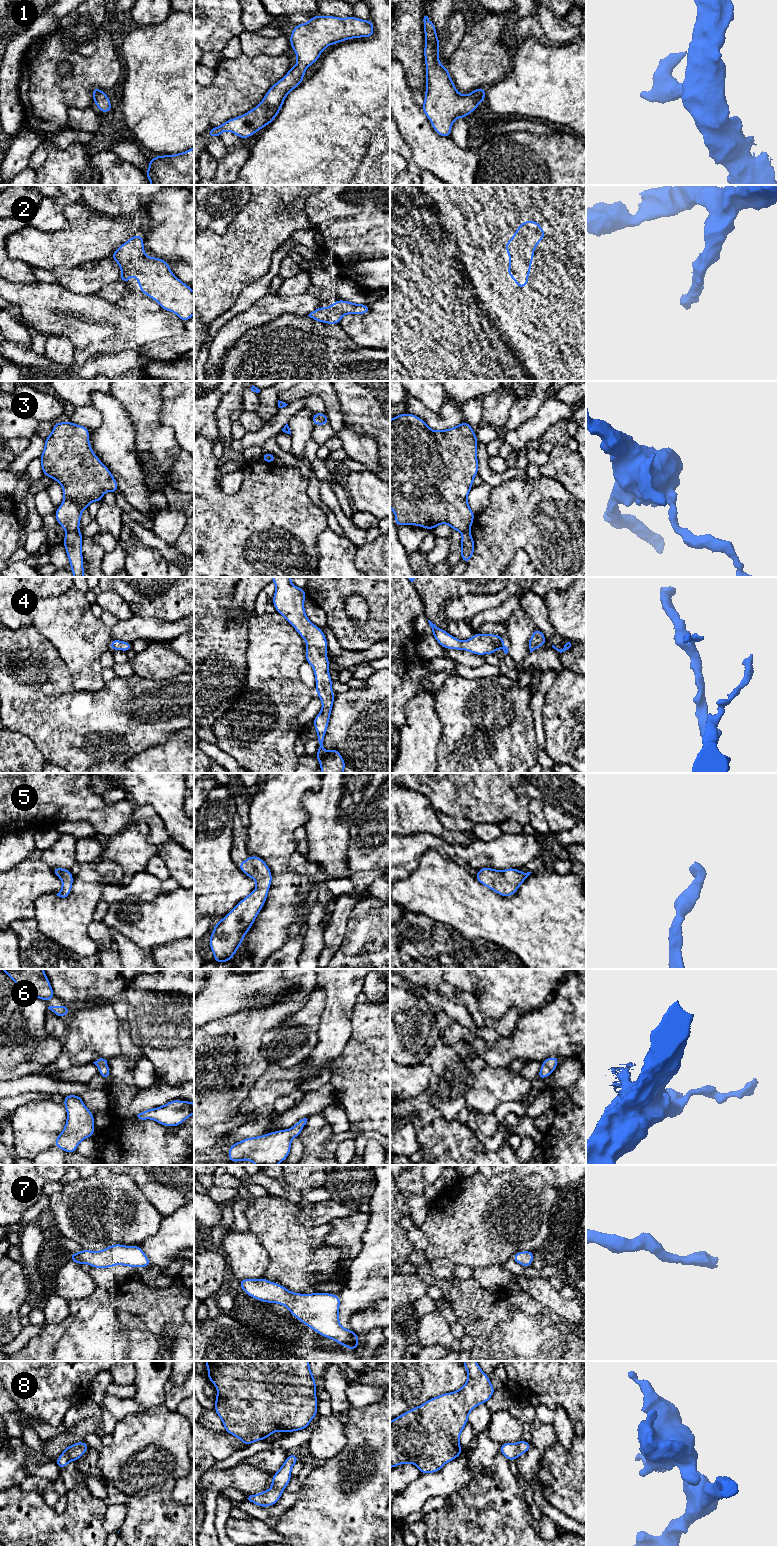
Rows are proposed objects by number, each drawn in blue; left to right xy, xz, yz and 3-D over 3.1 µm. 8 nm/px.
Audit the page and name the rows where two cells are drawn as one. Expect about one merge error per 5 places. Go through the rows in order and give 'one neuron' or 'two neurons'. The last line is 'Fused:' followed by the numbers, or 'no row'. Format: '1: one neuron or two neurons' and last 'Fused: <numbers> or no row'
1: one neuron
2: one neuron
3: two neurons
4: one neuron
5: one neuron
6: one neuron
7: one neuron
8: one neuron
Fused: 3

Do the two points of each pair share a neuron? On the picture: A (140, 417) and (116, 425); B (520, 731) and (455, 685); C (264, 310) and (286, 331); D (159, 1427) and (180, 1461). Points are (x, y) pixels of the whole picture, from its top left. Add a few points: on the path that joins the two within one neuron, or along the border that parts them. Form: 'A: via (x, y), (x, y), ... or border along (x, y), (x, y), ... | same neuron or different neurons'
A: border along (117, 400), (127, 412), (134, 428), (136, 443) | different neurons
B: via (503, 731), (498, 732), (468, 702) | same neuron
C: border along (298, 314), (282, 314), (253, 328) | different neurons
D: via (159, 1435), (159, 1439), (173, 1453) | same neuron

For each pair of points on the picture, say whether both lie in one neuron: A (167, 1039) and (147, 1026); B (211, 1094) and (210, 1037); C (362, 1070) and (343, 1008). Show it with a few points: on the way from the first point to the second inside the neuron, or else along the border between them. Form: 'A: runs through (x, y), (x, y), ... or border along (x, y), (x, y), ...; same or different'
A: runs through (162, 1034), (152, 1026); same
B: runs through (213, 1080), (213, 1054), (210, 1051); same
C: border along (353, 1010), (351, 1015), (351, 1036), (340, 1054); different

